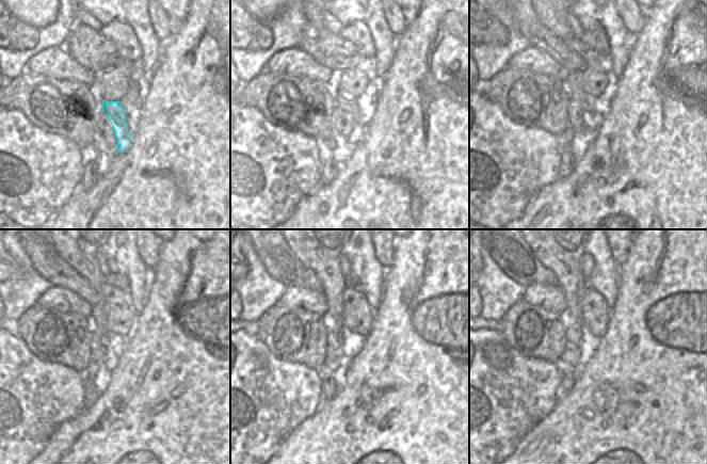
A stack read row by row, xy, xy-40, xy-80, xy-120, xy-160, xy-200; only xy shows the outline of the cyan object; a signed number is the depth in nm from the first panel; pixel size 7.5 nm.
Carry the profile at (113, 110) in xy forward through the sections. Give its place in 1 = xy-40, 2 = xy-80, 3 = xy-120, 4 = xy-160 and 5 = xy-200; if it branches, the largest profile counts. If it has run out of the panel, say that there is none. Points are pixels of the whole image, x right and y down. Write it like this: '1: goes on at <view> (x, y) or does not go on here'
1: goes on at xy-40 (349, 107)
2: goes on at xy-80 (575, 91)
3: goes on at xy-120 (79, 251)
4: goes on at xy-160 (319, 251)
5: goes on at xy-200 (560, 251)

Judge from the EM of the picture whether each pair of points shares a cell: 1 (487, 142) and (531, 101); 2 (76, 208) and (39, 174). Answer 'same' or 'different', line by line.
1: different
2: different

